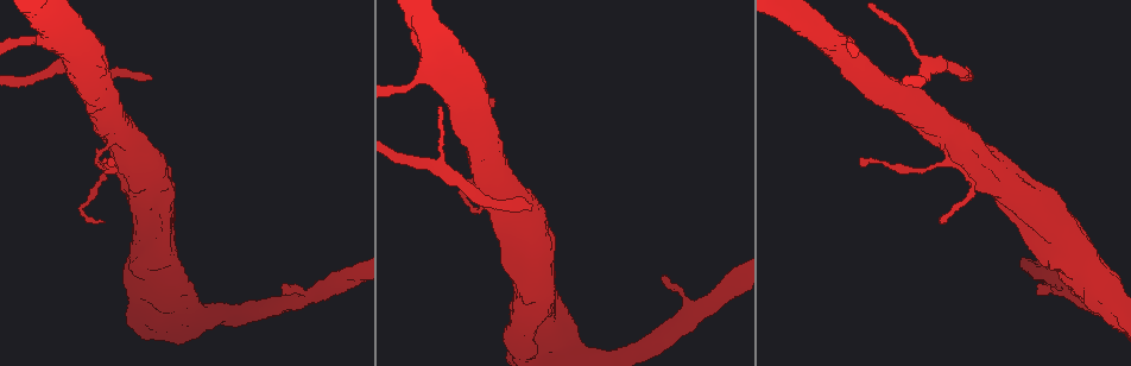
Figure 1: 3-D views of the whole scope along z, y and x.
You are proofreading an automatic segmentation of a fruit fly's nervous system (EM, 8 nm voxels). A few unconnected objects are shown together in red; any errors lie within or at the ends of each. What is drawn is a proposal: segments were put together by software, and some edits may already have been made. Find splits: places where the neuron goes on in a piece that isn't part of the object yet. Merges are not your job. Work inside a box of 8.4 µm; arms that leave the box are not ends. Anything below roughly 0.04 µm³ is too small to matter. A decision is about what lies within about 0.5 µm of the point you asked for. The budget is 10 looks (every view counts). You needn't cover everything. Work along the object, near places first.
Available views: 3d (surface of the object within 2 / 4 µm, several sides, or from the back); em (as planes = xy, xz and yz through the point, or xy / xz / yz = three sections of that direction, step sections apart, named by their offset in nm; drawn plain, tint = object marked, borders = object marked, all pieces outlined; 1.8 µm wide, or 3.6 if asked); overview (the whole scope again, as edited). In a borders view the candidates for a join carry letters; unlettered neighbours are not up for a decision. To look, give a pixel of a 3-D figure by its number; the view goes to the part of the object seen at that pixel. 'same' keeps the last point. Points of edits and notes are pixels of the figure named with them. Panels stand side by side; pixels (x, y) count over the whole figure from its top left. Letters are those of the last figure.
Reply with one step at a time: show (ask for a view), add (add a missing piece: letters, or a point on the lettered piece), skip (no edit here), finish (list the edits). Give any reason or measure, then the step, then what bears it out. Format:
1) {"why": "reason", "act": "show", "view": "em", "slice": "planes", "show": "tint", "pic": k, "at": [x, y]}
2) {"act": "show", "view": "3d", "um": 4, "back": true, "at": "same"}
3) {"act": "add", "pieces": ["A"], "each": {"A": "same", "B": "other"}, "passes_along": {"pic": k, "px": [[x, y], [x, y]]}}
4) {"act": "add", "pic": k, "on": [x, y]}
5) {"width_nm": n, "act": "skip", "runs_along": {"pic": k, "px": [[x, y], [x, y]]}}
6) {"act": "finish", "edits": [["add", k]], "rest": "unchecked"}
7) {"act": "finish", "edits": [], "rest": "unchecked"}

{"why": "tapers out", "act": "show", "view": "3d", "um": 2, "pic": 1, "at": [663, 278]}

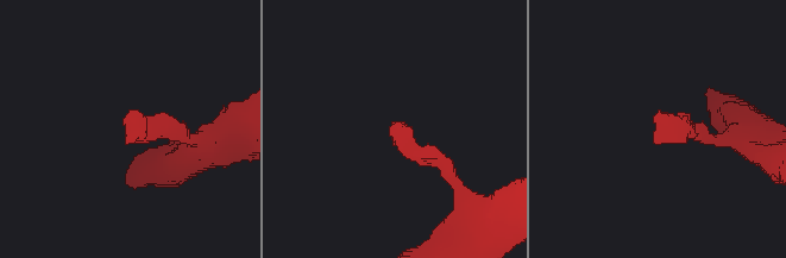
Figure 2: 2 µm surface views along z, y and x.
{"act": "show", "view": "em", "slice": "planes", "show": "borders", "pic": 2, "at": [396, 125]}

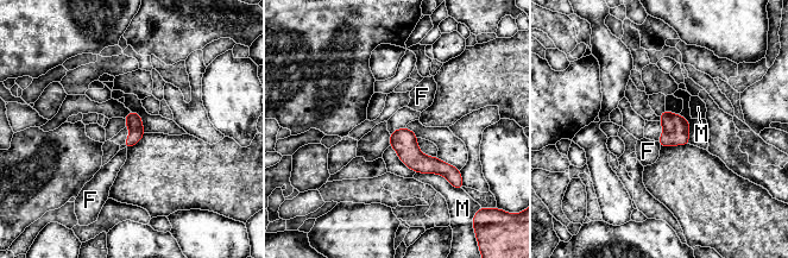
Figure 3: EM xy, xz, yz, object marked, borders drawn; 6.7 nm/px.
{"act": "skip", "each": {"F": "other", "M": "other"}, "border": {"pic": 3, "px": [[657, 142], [660, 146]]}, "found": "none of them fits"}

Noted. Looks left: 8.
{"why": "an open end", "act": "show", "view": "3d", "um": 2, "pic": 1, "at": [532, 205]}

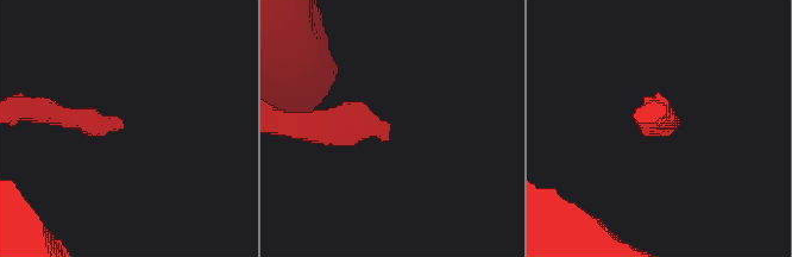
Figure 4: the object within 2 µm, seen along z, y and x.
{"act": "show", "view": "em", "slice": "yz", "step": 16, "show": "borders", "pic": 4, "at": [664, 125]}

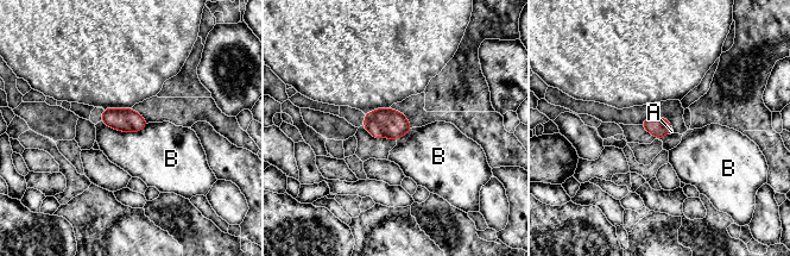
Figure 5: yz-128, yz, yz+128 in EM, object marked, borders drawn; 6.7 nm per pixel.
{"why": "another direction", "act": "show", "view": "em", "slice": "planes", "show": "borders", "at": "same"}

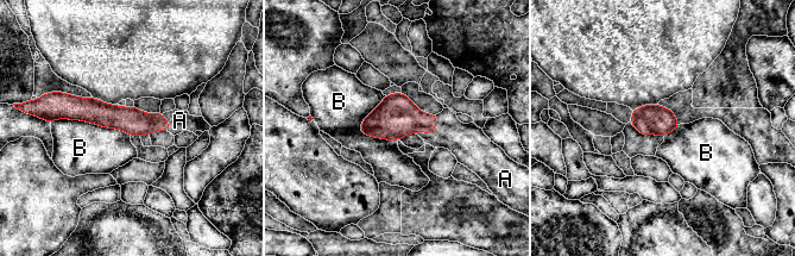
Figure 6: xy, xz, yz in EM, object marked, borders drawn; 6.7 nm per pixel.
{"width_nm": 180, "act": "add", "pieces": ["A"], "each": {"A": "same", "B": "other"}, "passes_along": {"pic": 6, "px": [[398, 117], [431, 132], [467, 142]]}, "found": "the neuron continues"}

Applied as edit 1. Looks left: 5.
{"why": "an open end", "act": "show", "view": "3d", "um": 4, "back": true, "pic": 1, "at": [100, 222]}

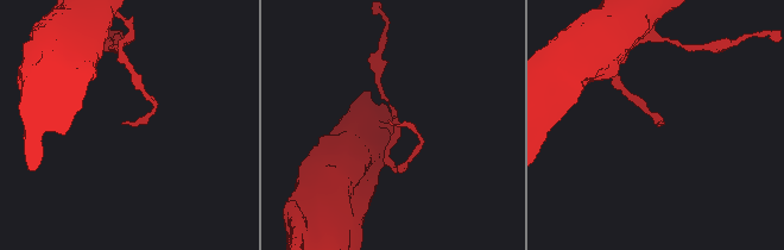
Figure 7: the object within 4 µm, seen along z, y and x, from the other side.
{"act": "show", "view": "em", "slice": "planes", "show": "plain", "pic": 7, "at": [389, 119]}

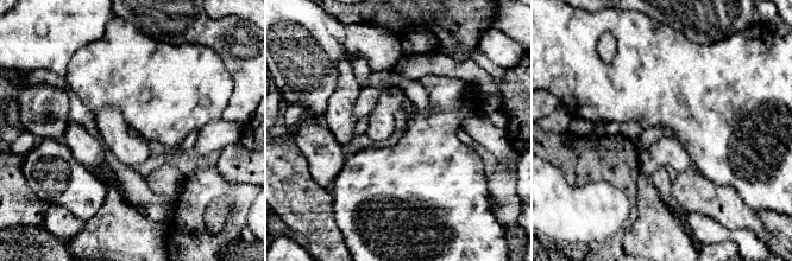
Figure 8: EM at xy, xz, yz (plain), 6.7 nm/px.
{"why": "what lies round it", "act": "show", "view": "em", "slice": "planes", "show": "borders", "at": "same"}

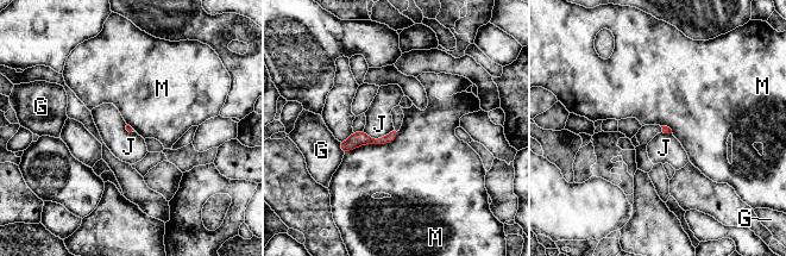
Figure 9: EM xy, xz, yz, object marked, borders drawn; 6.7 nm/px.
{"act": "skip", "each": {"G": "other", "J": "other", "M": "other"}, "runs_along": {"pic": 9, "px": [[395, 131], [383, 141], [343, 145]]}, "found": "no lettered piece goes on from it"}

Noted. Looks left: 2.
{"why": "branch stops here", "act": "show", "view": "em", "slice": "planes", "show": "tint", "pic": 1, "at": [109, 166]}

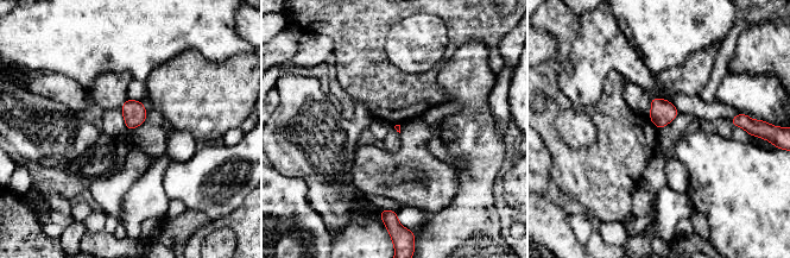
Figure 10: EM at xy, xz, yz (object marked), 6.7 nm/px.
{"act": "show", "view": "em", "slice": "planes", "show": "borders", "at": "same"}

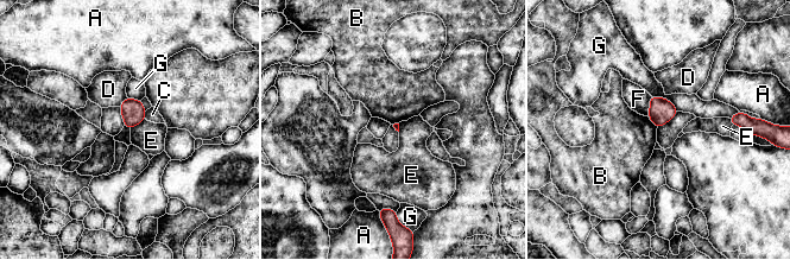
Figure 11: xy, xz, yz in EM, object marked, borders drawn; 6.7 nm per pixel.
{"act": "skip", "each": {"A": "other", "B": "other", "C": "other", "D": "other", "E": "other", "F": "other", "G": "other"}, "border": {"pic": 11, "px": [[145, 119], [131, 130]]}, "found": "none of them fits"}

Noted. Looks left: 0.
{"act": "finish", "edits": [["add", 6]], "rest": "unchecked"}

